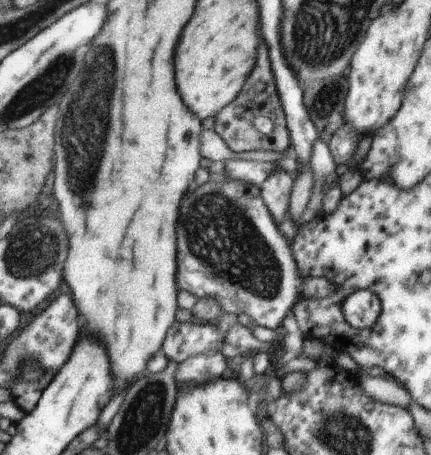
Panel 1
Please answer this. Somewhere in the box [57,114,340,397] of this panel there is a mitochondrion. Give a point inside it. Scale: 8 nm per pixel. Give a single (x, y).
(218, 232)

